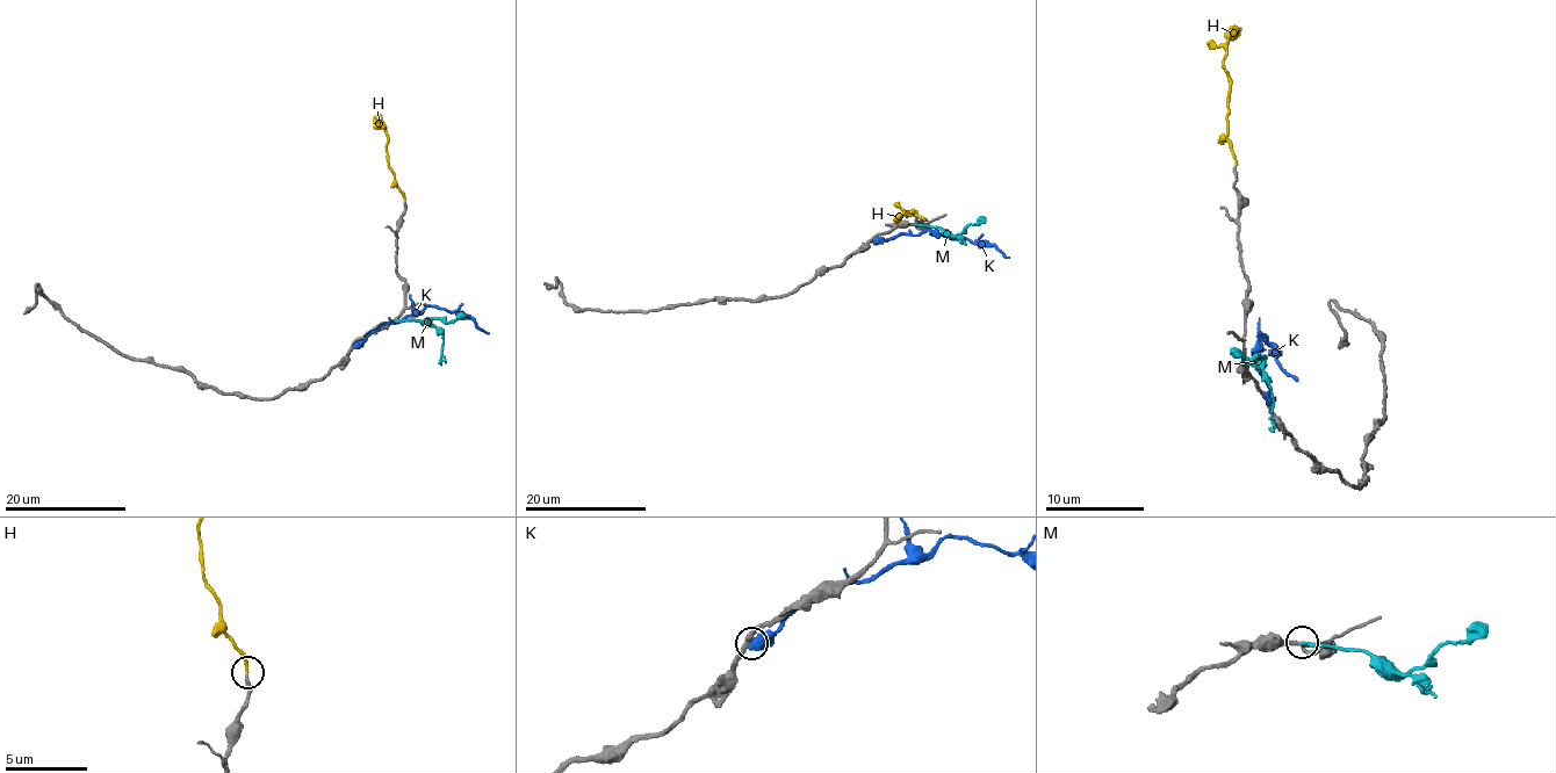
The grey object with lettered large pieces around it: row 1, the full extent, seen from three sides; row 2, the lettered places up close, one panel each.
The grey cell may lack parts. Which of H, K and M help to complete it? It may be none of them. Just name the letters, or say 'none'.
H

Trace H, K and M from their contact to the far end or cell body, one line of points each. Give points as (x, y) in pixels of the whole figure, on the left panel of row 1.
H: (405, 201), (388, 164), (383, 124), (374, 115)
K: (354, 345), (386, 324), (398, 323), (427, 305), (467, 315), (489, 333)
M: (396, 320), (426, 320), (434, 327), (442, 339), (441, 365)

